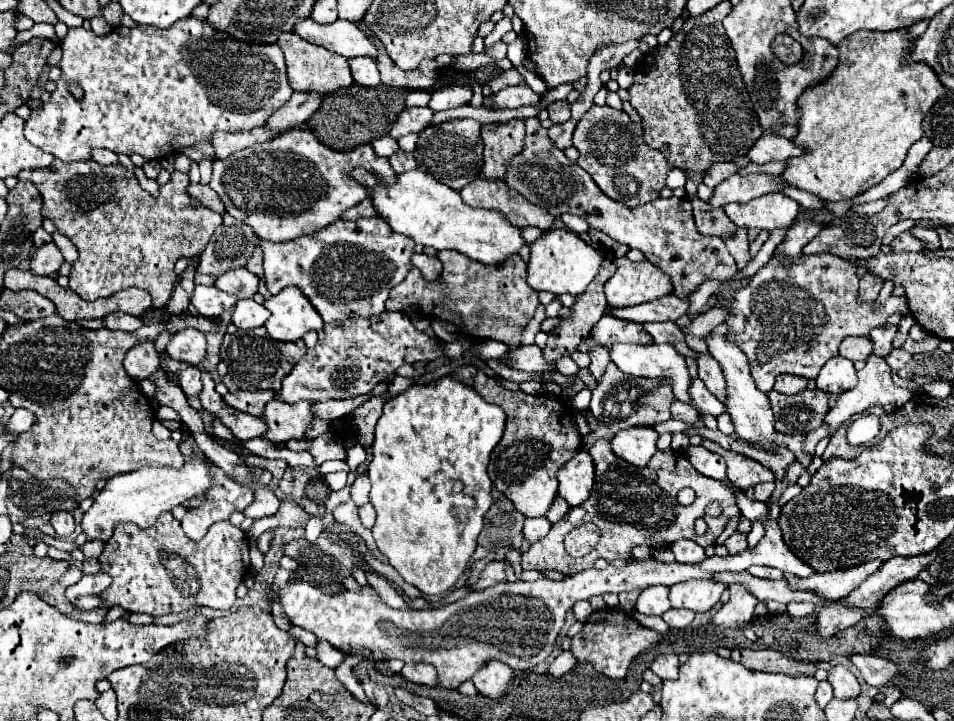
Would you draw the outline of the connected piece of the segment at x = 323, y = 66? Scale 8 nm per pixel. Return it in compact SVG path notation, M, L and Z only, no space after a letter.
M282 33L278 37L278 45L284 51L288 79L290 79L290 87L294 91L316 91L320 95L328 95L334 89L352 85L352 73L350 73L348 61L344 57L340 57L340 55L320 47L320 45L312 45L294 33Z

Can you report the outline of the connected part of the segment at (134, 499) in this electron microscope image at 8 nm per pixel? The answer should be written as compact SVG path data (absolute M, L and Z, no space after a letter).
M192 457L184 463L182 469L170 469L170 467L142 467L132 473L116 475L106 481L106 487L96 495L94 505L90 511L84 513L82 519L82 531L88 539L108 541L112 537L116 523L136 523L138 527L152 527L160 513L172 511L180 503L202 495L210 487L210 469L204 461L204 457Z

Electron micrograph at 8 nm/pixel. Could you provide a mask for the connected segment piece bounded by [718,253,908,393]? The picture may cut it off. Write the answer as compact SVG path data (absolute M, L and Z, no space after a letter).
M824 253L824 255L812 255L806 257L802 255L798 261L780 261L780 259L770 259L752 279L746 287L742 289L734 289L728 291L724 295L720 295L720 301L728 301L730 303L730 315L726 317L728 323L728 339L732 343L736 343L746 357L750 359L750 367L752 367L752 377L756 387L762 393L770 393L774 383L776 383L776 375L782 373L790 373L790 375L800 375L806 379L816 379L820 367L838 355L838 345L842 343L844 337L848 335L870 335L870 331L874 327L880 327L886 323L886 319L894 313L900 311L902 315L908 313L908 303L906 297L896 297L892 295L886 303L886 307L882 307L880 311L872 309L872 301L870 303L860 303L856 299L856 289L858 289L858 275L856 275L856 267L850 261L844 261L836 255Z

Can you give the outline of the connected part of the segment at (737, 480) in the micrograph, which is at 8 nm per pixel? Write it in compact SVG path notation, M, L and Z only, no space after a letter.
M702 441L700 443L704 449L712 451L712 453L718 453L726 459L726 465L728 465L728 479L738 485L740 489L750 489L758 483L766 483L766 481L774 481L774 473L768 471L766 467L762 467L760 463L756 463L754 459L748 459L744 455L738 455L738 453L732 453L732 451L726 451L722 449L720 445L712 443L712 441Z

